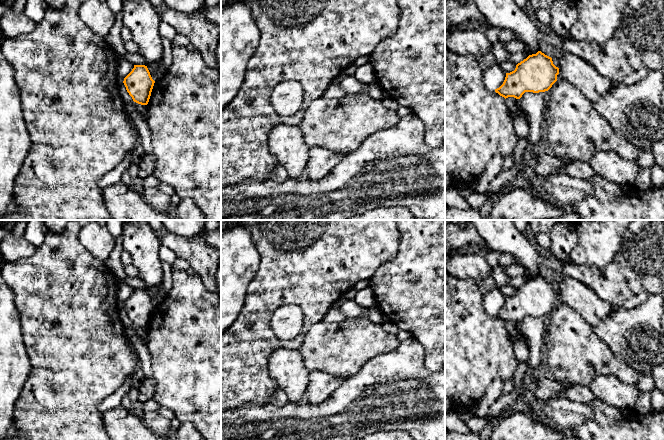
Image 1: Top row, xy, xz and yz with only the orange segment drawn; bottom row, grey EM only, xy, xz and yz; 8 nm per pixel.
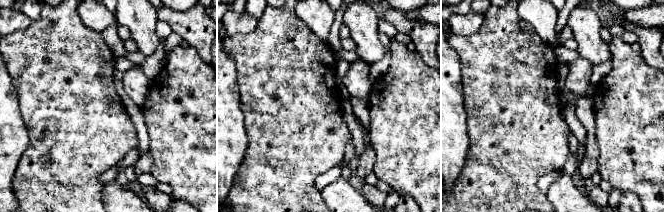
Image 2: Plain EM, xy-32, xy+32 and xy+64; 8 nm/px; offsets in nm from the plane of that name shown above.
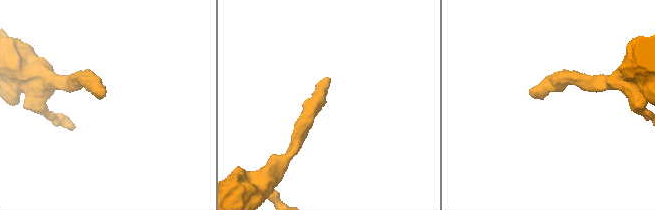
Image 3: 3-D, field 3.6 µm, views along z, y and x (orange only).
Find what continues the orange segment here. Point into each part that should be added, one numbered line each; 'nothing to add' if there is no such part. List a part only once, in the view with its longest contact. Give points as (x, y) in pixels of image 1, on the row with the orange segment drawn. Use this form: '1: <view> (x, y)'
nothing to add

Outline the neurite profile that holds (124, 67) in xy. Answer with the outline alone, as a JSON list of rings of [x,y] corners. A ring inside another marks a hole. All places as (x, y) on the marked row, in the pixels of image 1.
[[[120,58],[118,60],[117,66],[117,78],[123,79],[125,78],[134,68],[134,65],[127,61],[126,59]]]

